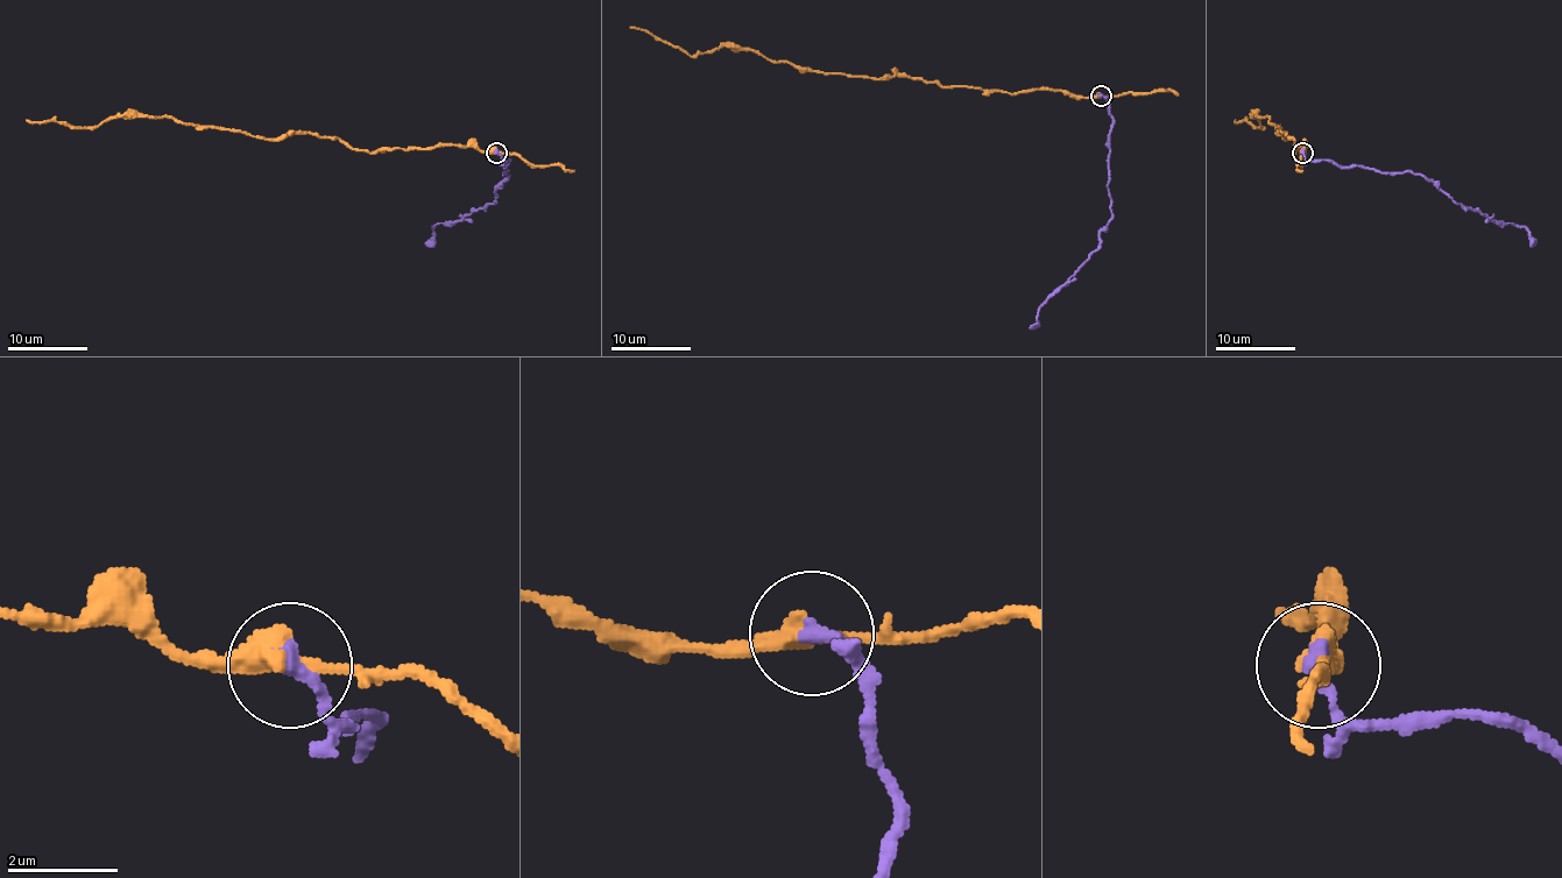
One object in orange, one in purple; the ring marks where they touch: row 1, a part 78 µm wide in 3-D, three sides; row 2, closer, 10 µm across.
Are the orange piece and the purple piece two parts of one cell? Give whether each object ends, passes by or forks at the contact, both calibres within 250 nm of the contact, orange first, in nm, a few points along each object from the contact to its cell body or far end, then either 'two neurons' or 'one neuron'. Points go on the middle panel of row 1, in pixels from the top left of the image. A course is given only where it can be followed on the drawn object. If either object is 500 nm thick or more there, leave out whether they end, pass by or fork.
orange passes by; purple ends; calibres 360 and 320 nm; course orange (1100, 96), (1060, 90), (1011, 93), (913, 78), (798, 70), (729, 47), (691, 56), (629, 27); course purple (1100, 96), (1105, 100), (1112, 118), (1108, 174), (1112, 217), (1100, 233), (1096, 248), (1043, 306), (1031, 328); two neurons

